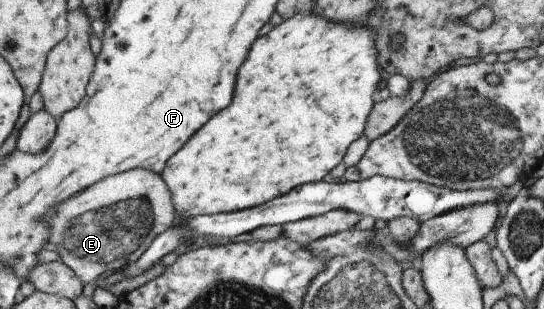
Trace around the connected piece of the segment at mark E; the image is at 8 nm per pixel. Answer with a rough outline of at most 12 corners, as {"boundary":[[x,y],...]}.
{"boundary":[[158,174],[92,183],[43,214],[81,282],[118,272],[172,226]]}

